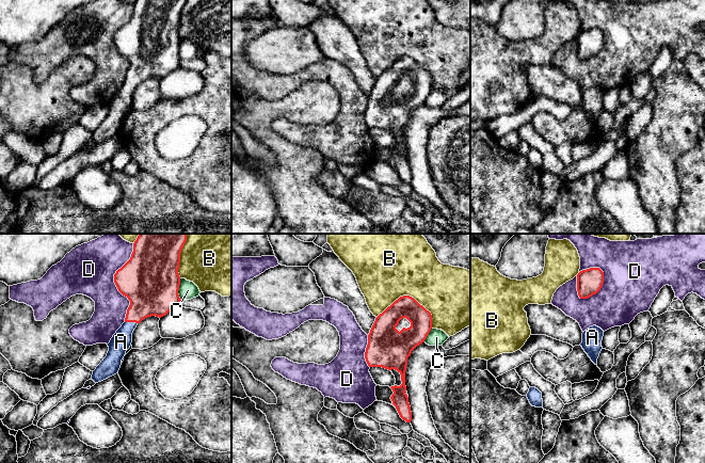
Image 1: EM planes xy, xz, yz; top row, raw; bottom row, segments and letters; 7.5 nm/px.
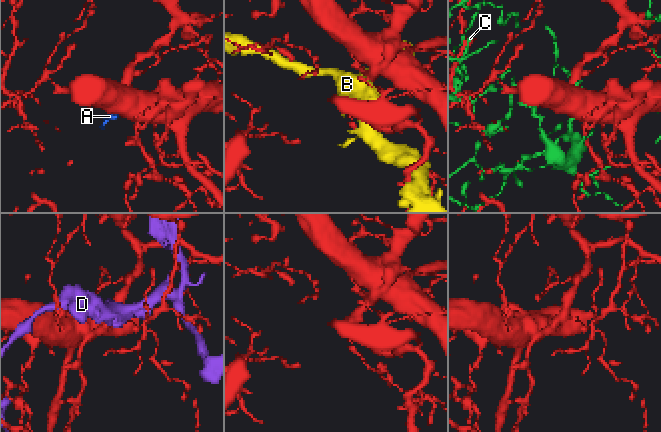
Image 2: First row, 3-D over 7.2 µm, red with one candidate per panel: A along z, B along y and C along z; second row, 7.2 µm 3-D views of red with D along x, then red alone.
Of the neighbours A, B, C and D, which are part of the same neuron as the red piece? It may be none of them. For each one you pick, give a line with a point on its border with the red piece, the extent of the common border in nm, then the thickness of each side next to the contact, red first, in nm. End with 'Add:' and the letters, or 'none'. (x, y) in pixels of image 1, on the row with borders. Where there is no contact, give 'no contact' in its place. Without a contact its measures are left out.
A: xy (131, 321) | 110 nm | 320/150 nm
Add: A

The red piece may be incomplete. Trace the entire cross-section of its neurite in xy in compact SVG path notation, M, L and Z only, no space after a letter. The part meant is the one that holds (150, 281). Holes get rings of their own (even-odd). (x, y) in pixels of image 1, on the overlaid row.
M139 234L133 243L130 259L114 274L114 283L118 291L128 298L130 305L127 309L125 322L108 344L107 356L93 371L92 380L95 383L118 373L122 360L131 346L132 333L143 319L151 316L161 318L180 306L178 269L180 253L186 241L187 234Z

